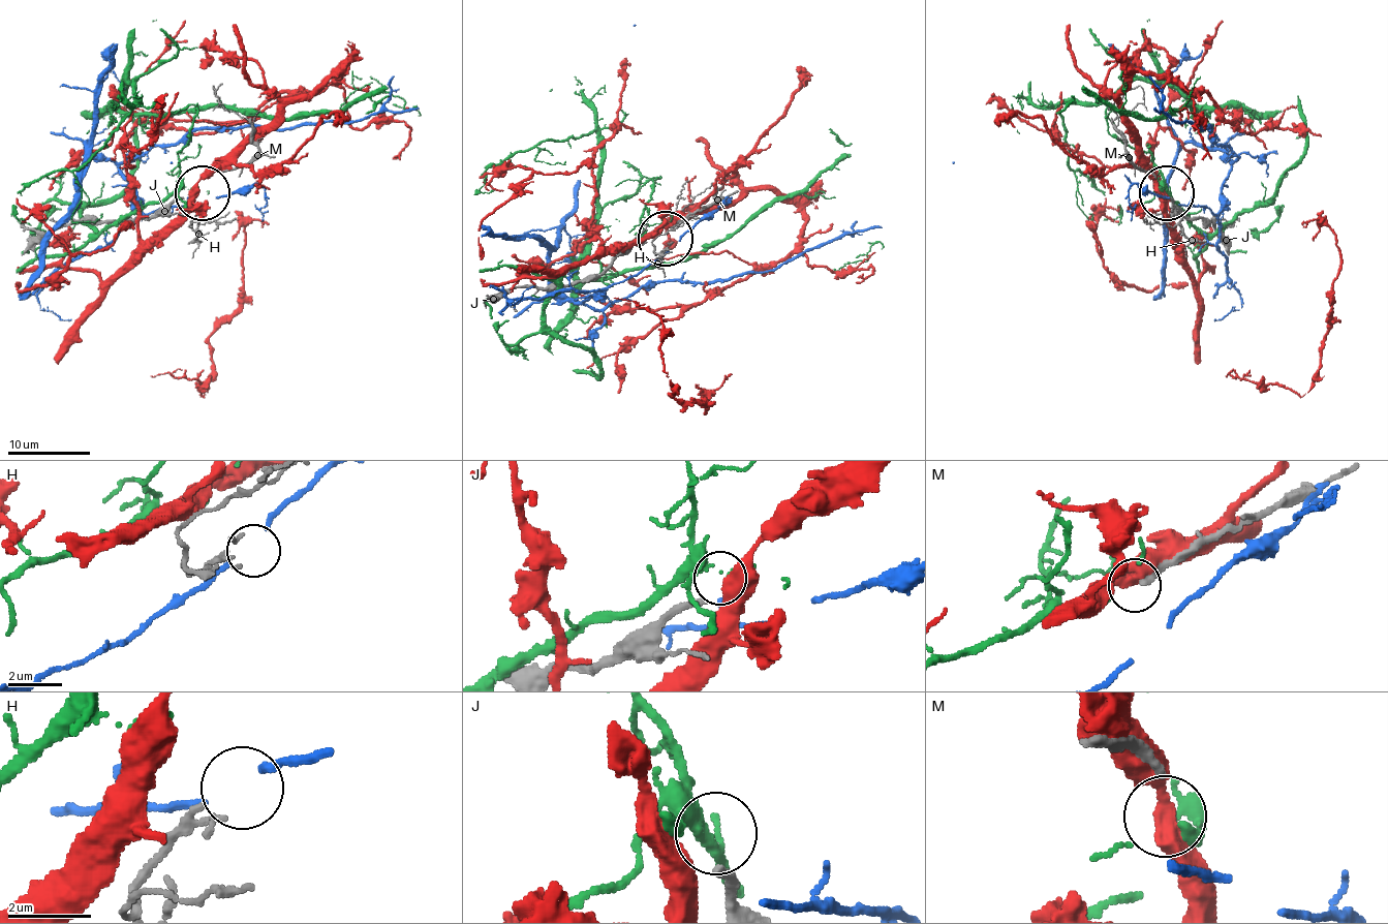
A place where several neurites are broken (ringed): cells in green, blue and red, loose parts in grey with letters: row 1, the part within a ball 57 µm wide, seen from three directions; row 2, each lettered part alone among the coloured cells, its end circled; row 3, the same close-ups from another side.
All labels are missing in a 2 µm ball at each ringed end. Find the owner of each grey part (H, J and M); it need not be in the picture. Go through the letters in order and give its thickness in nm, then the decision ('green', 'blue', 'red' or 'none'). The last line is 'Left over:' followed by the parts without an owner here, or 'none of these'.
H: 150 nm thick; none
J: 240 nm thick; none
M: 240 nm thick; green
Left over: H, J

